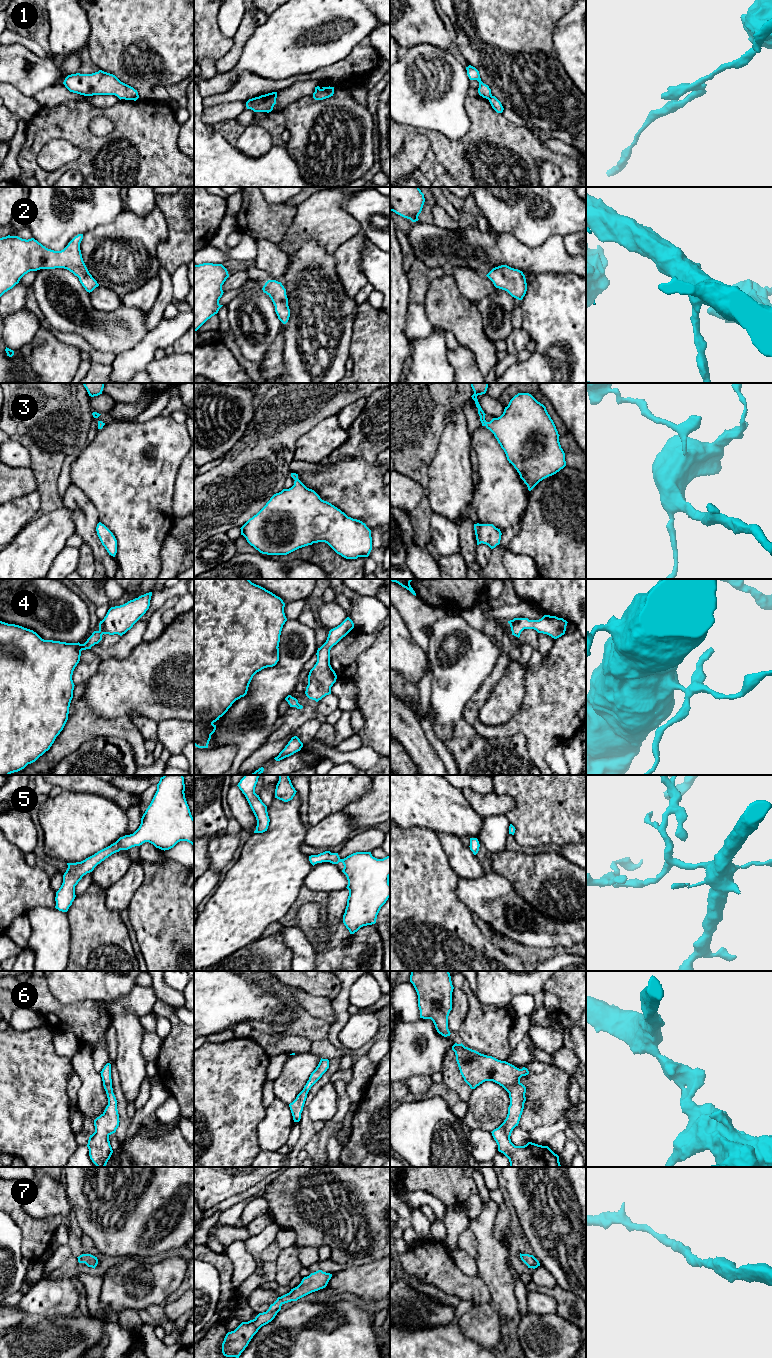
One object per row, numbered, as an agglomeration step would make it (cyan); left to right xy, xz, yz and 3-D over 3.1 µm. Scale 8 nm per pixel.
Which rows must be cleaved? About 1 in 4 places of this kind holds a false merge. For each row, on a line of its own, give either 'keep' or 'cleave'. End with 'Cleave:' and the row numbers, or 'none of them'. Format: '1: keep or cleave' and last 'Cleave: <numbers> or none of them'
1: cleave
2: keep
3: keep
4: keep
5: keep
6: keep
7: keep
Cleave: 1

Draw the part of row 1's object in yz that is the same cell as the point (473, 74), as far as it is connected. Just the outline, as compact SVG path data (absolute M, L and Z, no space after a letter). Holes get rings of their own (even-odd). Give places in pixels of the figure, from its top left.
M471 65L466 67L466 70L470 80L477 80L479 82L479 88L478 88L479 95L482 96L483 98L488 99L492 95L491 89L489 88L488 85L484 84L481 81L479 71Z

